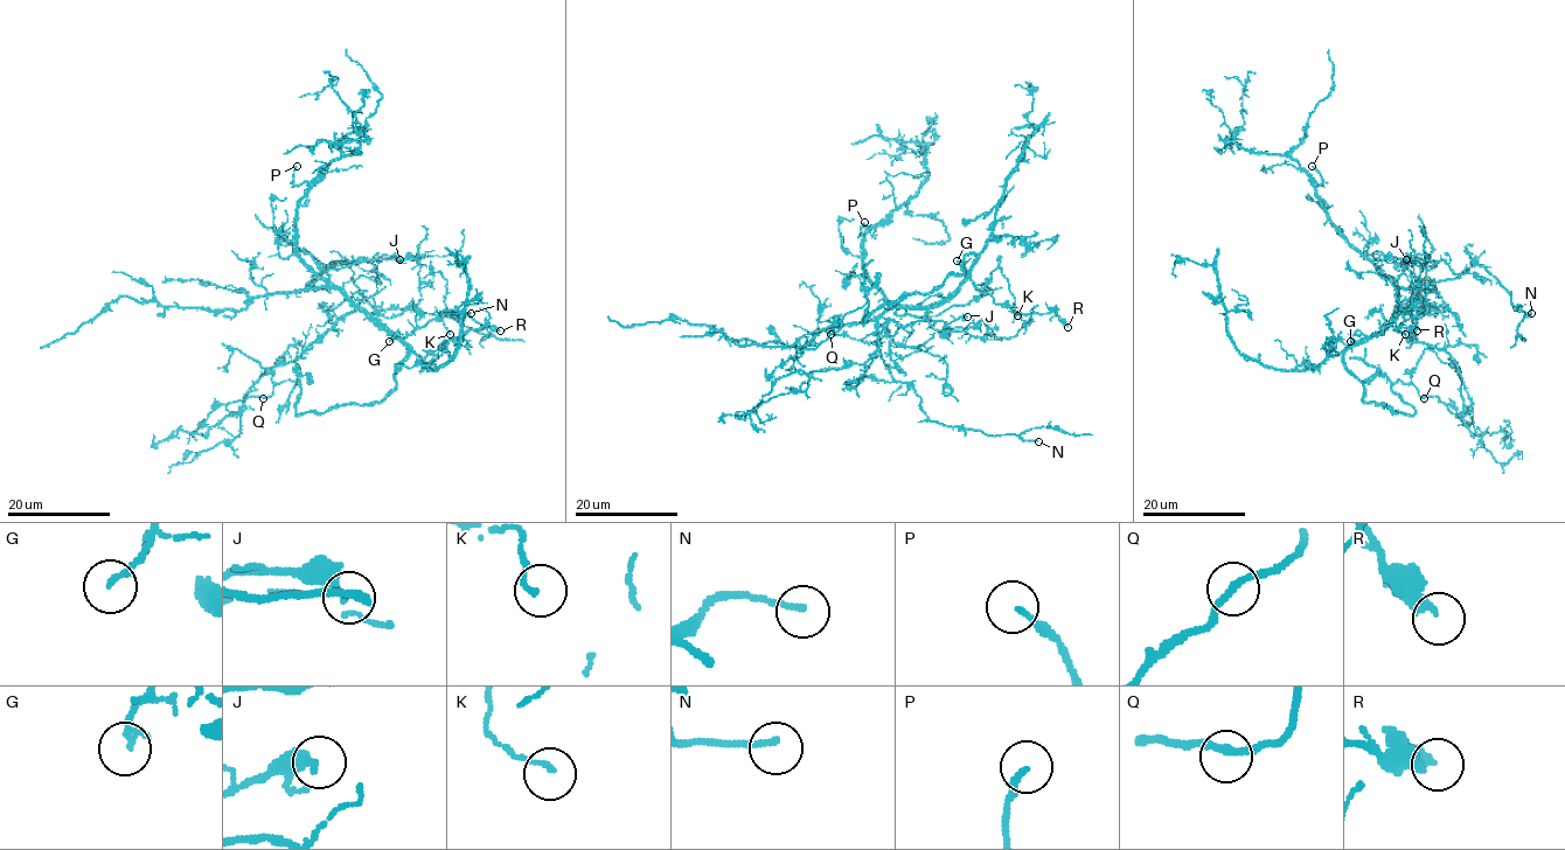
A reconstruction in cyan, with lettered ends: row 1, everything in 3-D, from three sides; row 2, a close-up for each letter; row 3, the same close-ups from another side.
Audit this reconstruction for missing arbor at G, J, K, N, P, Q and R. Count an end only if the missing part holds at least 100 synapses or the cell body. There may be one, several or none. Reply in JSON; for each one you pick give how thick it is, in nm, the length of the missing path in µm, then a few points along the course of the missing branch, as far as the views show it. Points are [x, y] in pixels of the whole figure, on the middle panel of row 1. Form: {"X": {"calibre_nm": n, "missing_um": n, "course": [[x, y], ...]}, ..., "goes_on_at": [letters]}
{"goes_on_at": []}

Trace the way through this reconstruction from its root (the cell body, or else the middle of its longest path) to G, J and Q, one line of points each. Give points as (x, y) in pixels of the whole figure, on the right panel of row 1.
G: (1390, 321), (1370, 336), (1358, 331), (1350, 341)
J: (1390, 321), (1396, 311), (1398, 276), (1413, 257), (1406, 259)
Q: (1390, 321), (1349, 346), (1344, 364), (1365, 402), (1412, 415), (1392, 390), (1398, 381), (1424, 398)

